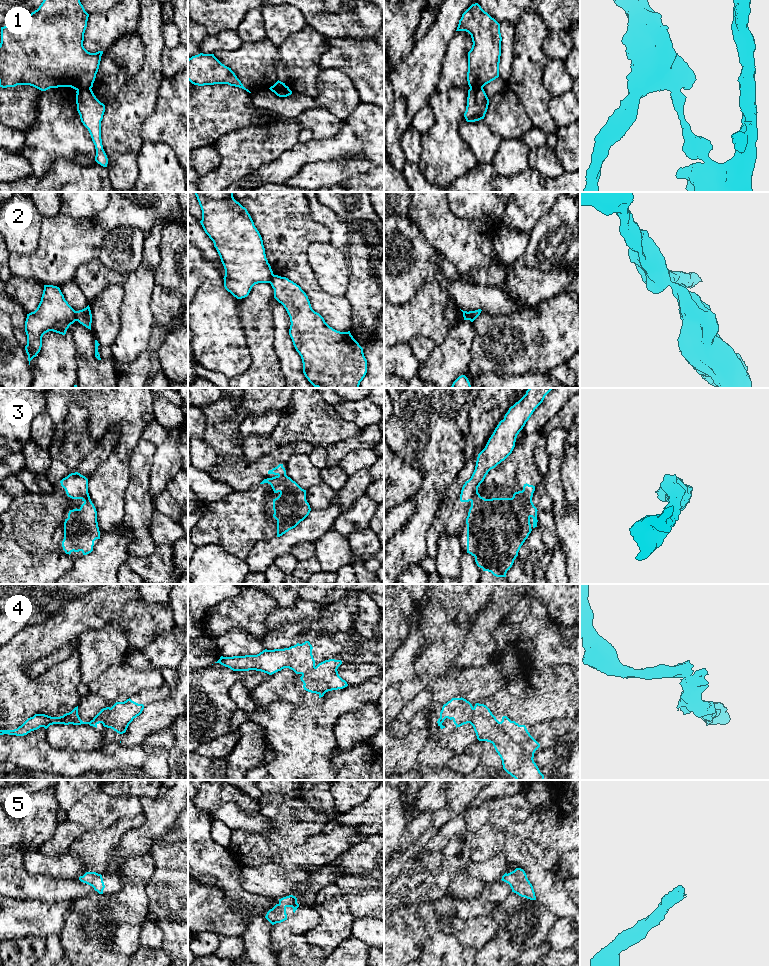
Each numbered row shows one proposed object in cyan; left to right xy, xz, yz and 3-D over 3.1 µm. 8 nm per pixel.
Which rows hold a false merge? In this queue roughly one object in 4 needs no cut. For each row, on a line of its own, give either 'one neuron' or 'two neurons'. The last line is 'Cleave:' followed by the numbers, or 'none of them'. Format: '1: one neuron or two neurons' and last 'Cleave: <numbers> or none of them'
1: two neurons
2: two neurons
3: two neurons
4: two neurons
5: one neuron
Cleave: 1, 2, 3, 4

